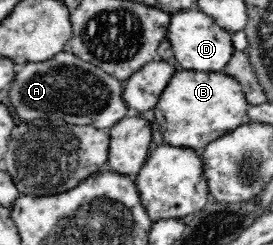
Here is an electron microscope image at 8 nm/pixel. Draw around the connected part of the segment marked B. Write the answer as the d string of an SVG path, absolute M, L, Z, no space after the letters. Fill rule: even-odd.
M178 67L174 69L153 111L160 133L168 145L200 152L212 140L245 123L249 106L236 78L223 72L184 71Z

